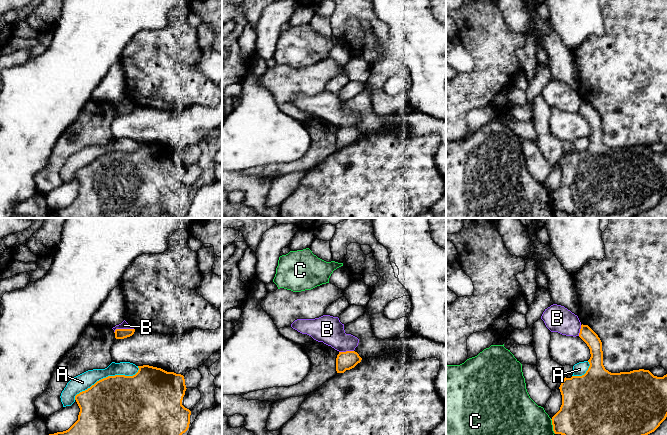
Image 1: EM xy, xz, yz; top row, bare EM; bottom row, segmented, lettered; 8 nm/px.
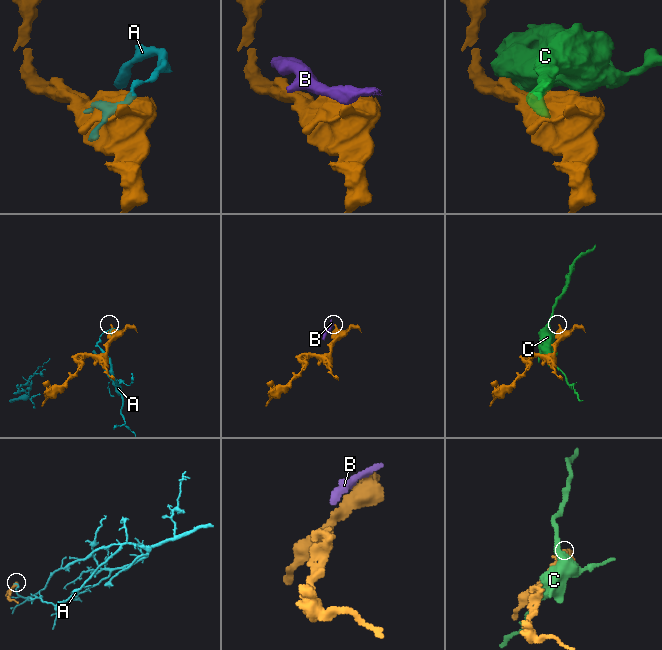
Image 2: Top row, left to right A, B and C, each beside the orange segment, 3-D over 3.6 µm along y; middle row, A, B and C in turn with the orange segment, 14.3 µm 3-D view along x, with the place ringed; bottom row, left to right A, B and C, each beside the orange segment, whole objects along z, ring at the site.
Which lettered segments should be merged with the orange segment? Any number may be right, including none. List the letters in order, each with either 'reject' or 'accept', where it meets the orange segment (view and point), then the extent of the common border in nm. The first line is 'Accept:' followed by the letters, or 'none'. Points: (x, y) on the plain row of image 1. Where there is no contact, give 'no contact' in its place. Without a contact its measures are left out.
Accept: none
A: reject | xy (106, 153) | 600 nm
B: reject | xy (123, 105) | 160 nm
C: reject | yz (553, 202) | 130 nm

